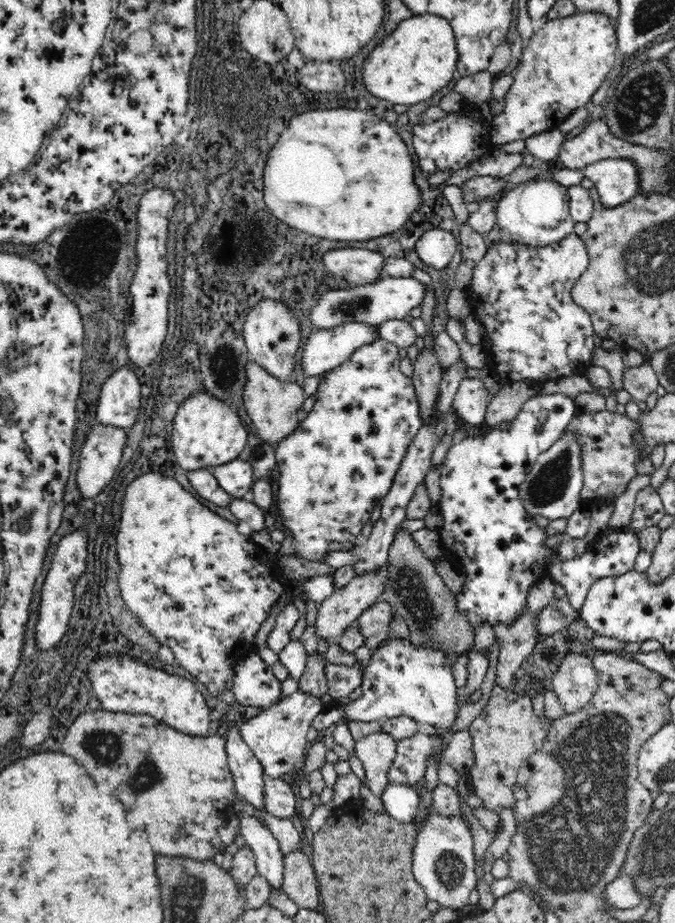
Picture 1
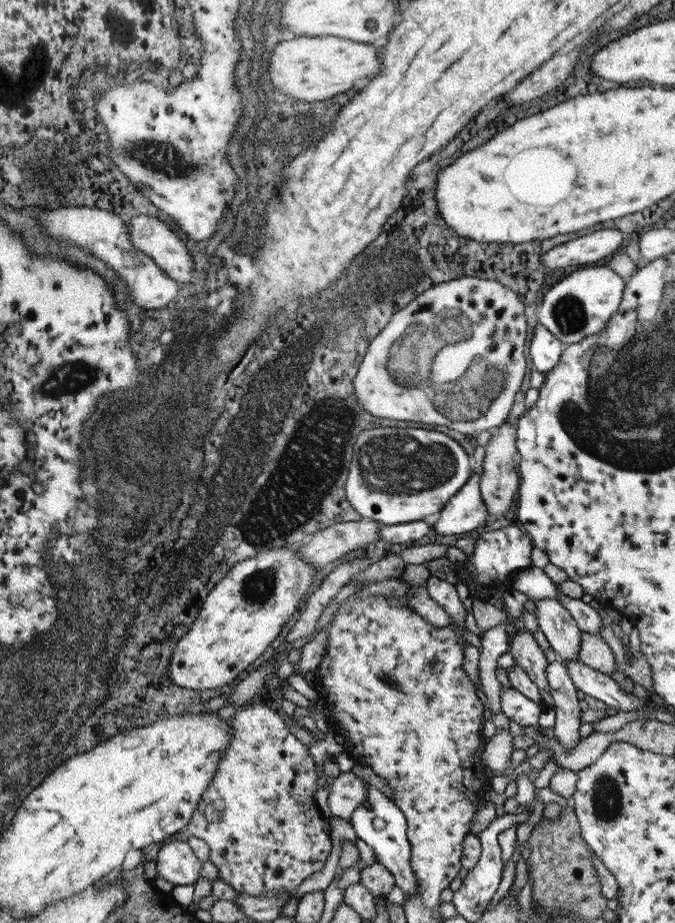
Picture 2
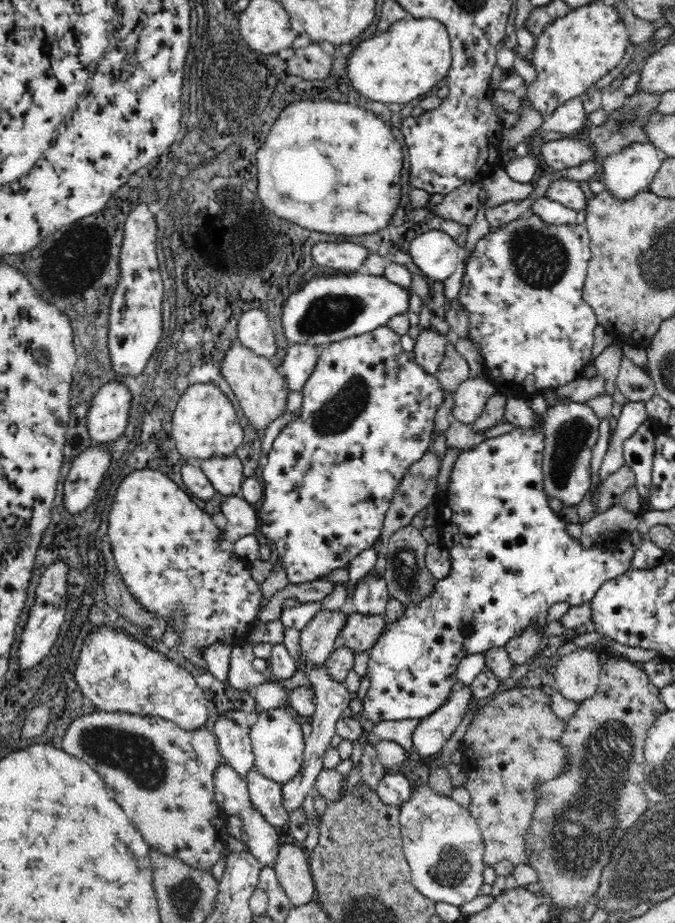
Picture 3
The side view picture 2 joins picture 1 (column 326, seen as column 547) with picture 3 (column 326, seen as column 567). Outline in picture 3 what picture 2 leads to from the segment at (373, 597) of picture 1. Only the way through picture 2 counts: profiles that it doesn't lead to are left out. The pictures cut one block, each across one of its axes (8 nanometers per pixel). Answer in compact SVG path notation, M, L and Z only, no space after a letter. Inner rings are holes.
M320 610L316 618L310 620L310 624L300 632L302 658L296 662L298 674L306 676L306 668L302 668L300 664L308 668L322 668L326 664L326 660L336 650L336 640L344 624L346 624L344 612Z

